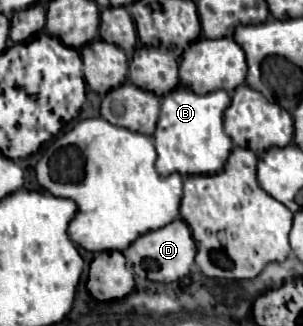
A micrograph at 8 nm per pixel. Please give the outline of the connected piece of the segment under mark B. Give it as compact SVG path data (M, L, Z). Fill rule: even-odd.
M175 89L167 93L161 101L161 113L155 129L155 149L157 149L157 171L167 173L219 173L223 169L233 141L223 131L223 111L229 105L227 91L211 91L207 95L197 95L191 91Z

